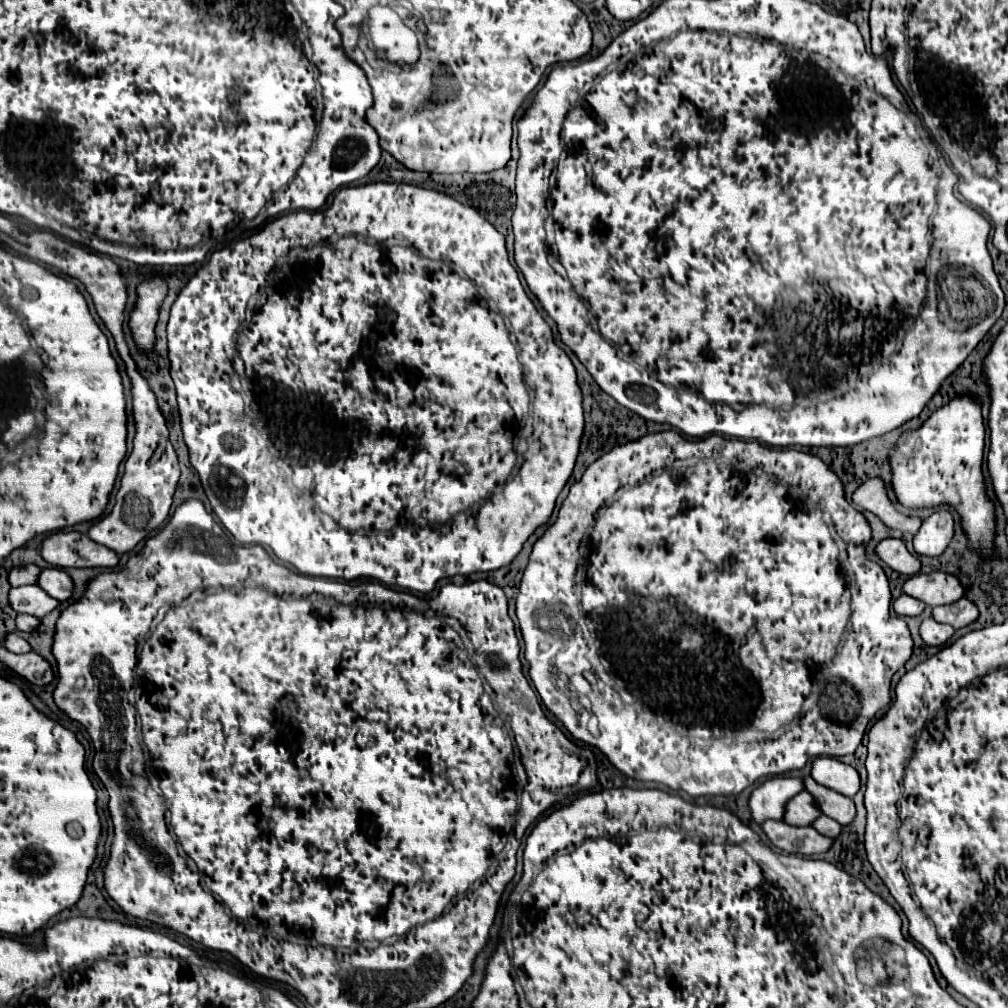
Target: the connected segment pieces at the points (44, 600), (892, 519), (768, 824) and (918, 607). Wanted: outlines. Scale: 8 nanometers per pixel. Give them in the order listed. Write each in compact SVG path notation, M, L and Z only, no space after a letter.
M38 584L20 586L20 588L10 590L10 606L20 614L24 612L24 614L32 614L36 618L44 618L54 608L58 608L58 604L60 602L54 600L52 596L48 596Z
M870 478L866 480L852 496L854 504L862 510L868 510L872 514L876 514L886 526L902 530L902 532L910 532L914 534L920 528L920 518L918 516L906 516L902 512L896 510L894 502L888 498L888 490L882 478Z
M766 820L762 824L764 832L768 834L768 838L772 840L774 846L786 850L786 852L794 852L794 854L804 854L804 856L812 856L812 854L822 854L826 850L832 848L834 840L820 834L816 828L812 826L790 826L786 822L778 822L778 820Z
M902 594L896 602L894 602L894 610L898 616L920 616L922 610L924 610L924 602L914 598L914 596L908 596L908 594Z

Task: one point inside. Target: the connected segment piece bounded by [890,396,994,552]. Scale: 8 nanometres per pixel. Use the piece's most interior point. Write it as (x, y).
(940, 463)

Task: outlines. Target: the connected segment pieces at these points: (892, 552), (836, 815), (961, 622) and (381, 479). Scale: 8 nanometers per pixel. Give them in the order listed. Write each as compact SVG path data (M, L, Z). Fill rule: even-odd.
M886 538L882 542L878 542L876 546L876 552L878 556L894 570L898 570L900 574L908 574L908 576L914 576L920 572L922 568L922 562L916 554L908 552L906 544L902 540L896 540L896 538Z
M810 776L804 778L804 786L814 796L814 800L820 806L822 814L830 816L832 820L836 820L842 826L846 826L846 824L850 824L854 820L856 806L852 802L852 798L846 798L846 796L834 792L834 790L828 790L826 786L814 782Z
M960 598L958 602L948 604L948 606L934 606L934 610L932 610L932 616L936 622L950 624L956 630L972 624L978 618L978 614L980 612L978 612L976 604L970 602L968 598Z
M376 182L346 188L344 222L336 220L336 216L330 212L334 210L288 212L264 224L260 232L216 250L210 256L210 262L188 280L172 304L166 327L169 372L178 392L178 410L182 418L184 442L190 450L190 462L200 474L212 512L240 544L266 546L278 560L294 566L306 576L338 578L344 582L372 578L390 588L396 586L410 592L430 594L436 588L436 582L442 578L492 572L508 566L522 550L528 536L540 524L548 522L558 494L572 476L580 450L584 434L584 408L582 392L576 382L576 370L568 354L556 346L550 326L544 322L534 302L530 302L522 284L518 284L520 278L510 264L504 236L472 206L464 206L444 192L426 190L412 184ZM292 248L296 248L296 260L288 258L282 268L276 268L274 280L266 280L266 274L272 270L276 258L288 254ZM260 286L262 290L256 296L256 302L249 302L246 309L246 302L258 292ZM492 308L498 308L502 316ZM244 310L244 330L238 336ZM236 348L240 358L234 358ZM244 364L246 376L252 384L254 404L258 404L258 416L254 416L256 420L244 416L244 404L240 398L240 376L245 374ZM316 510L328 514L338 524L338 530L326 530L320 524Z

